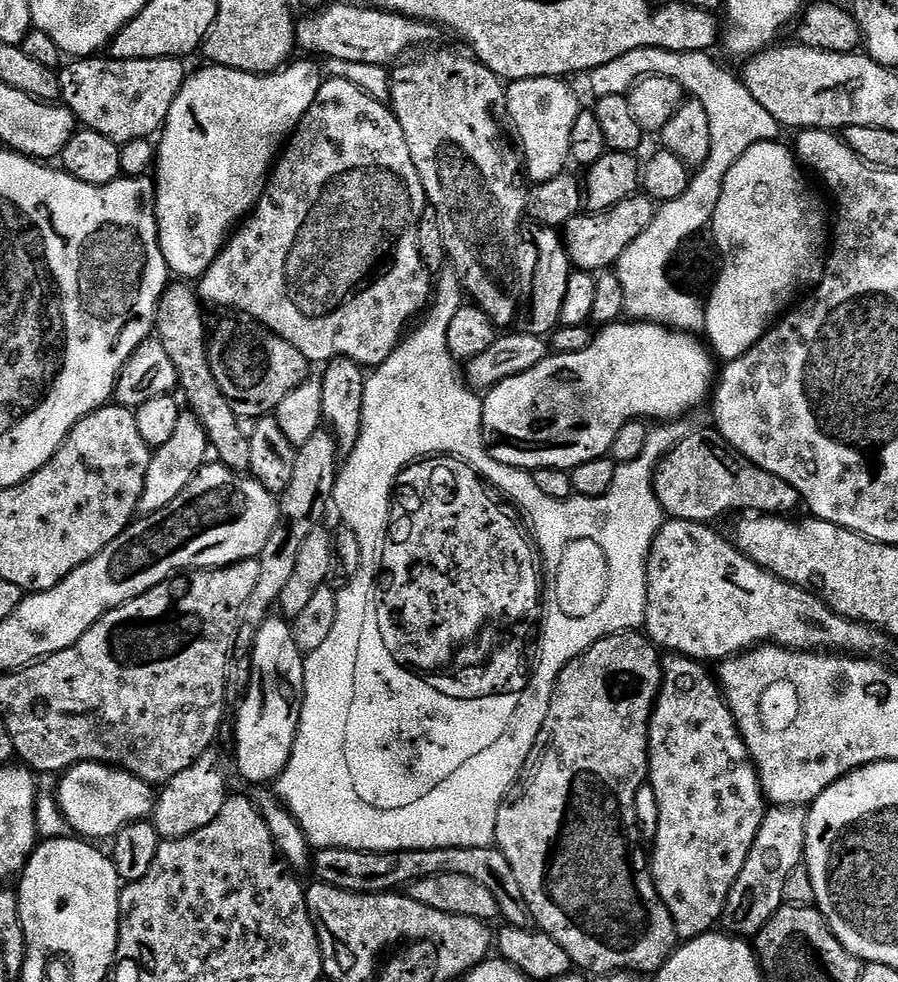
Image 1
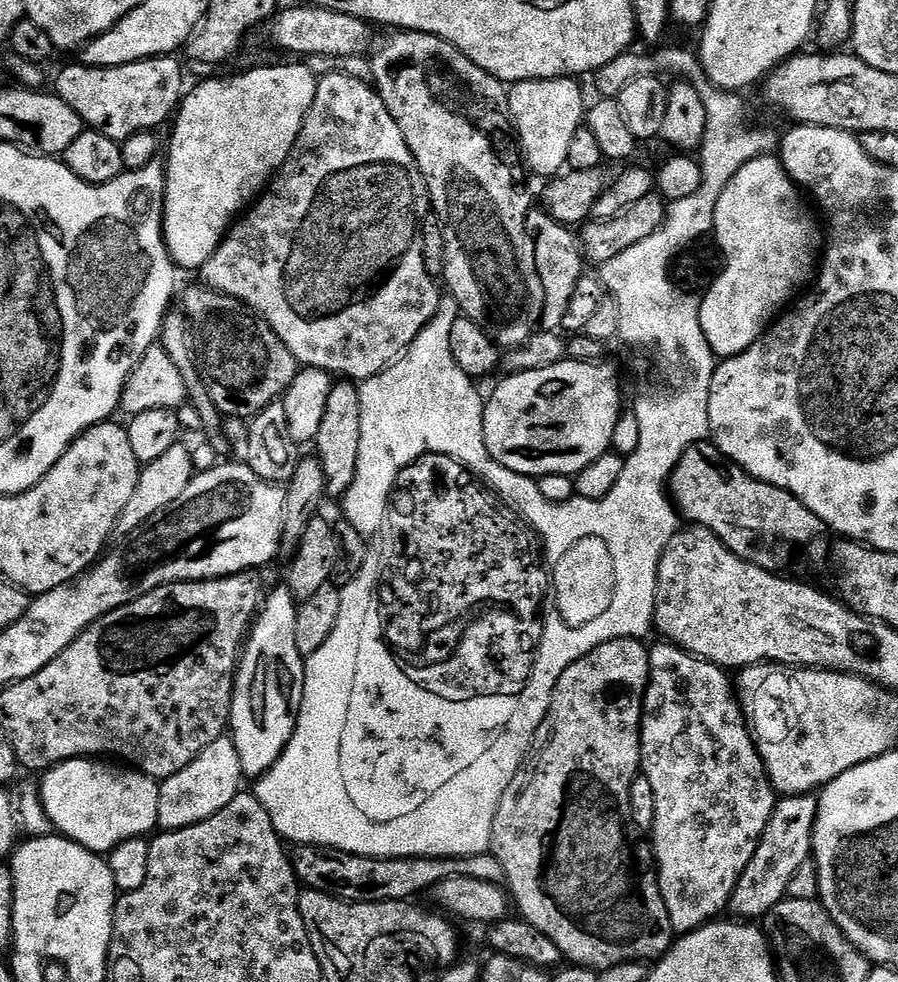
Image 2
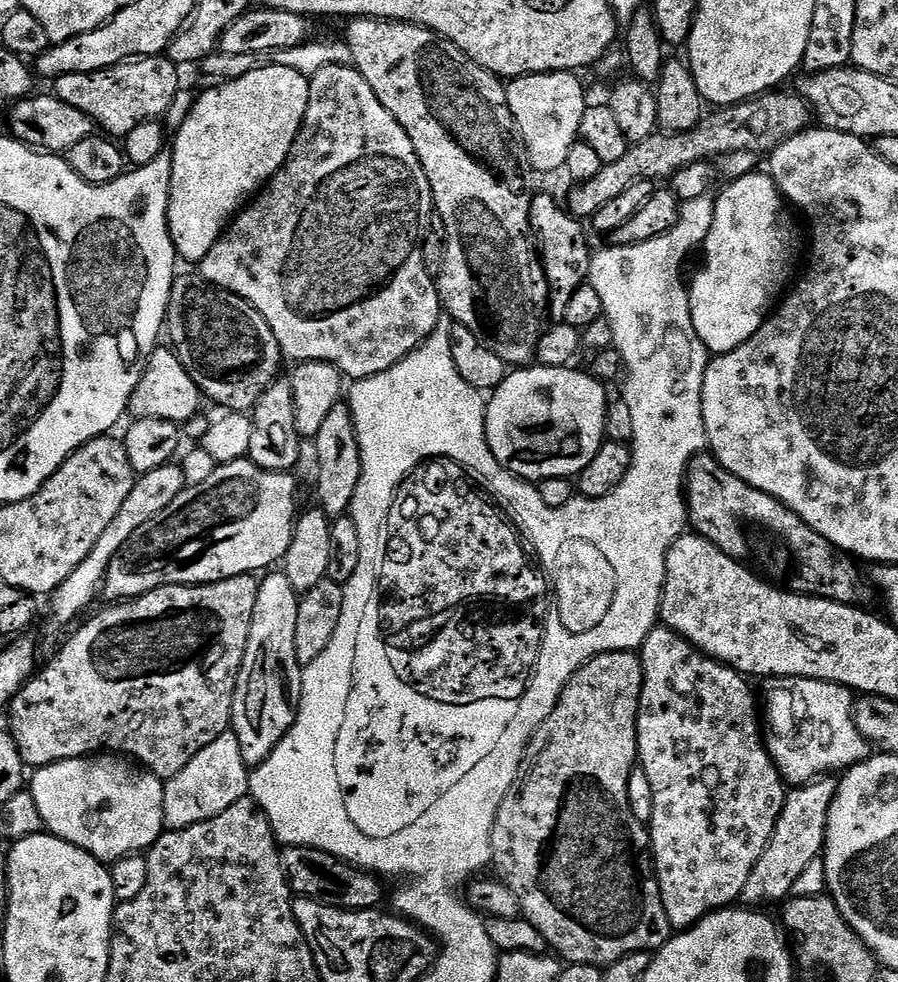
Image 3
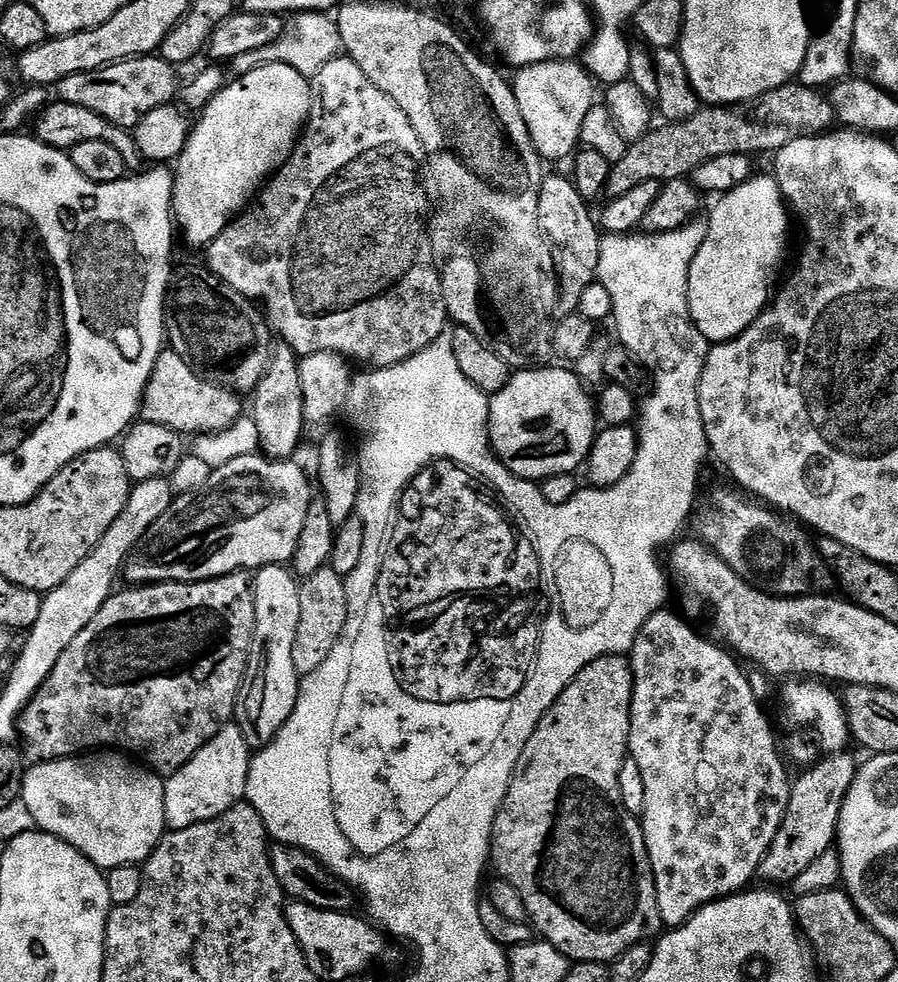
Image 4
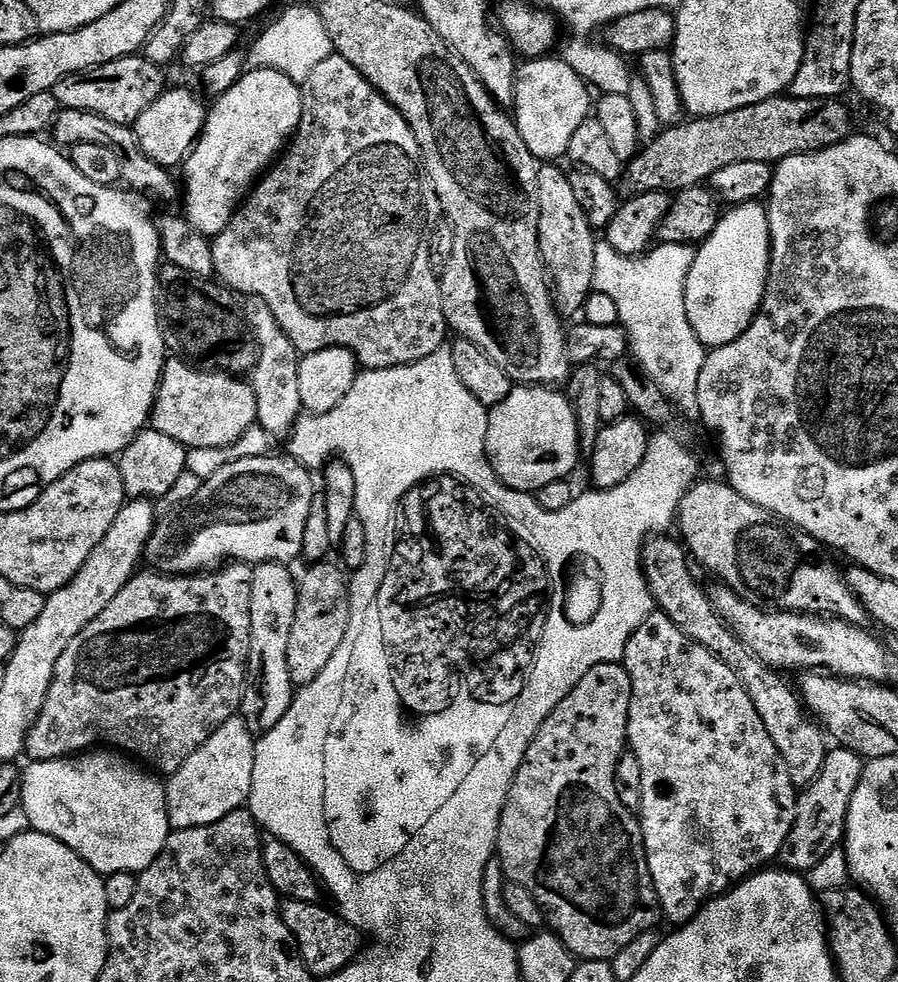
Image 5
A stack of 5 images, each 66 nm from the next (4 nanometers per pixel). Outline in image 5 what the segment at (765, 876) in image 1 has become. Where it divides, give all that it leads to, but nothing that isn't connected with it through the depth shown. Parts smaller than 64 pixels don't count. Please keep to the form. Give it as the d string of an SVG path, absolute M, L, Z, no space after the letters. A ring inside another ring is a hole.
M836 746L826 754L826 762L822 762L818 778L814 778L814 782L796 797L794 826L790 834L786 834L786 842L778 857L787 871L807 874L834 849L841 847L848 825L850 798L854 798L854 790L858 790L865 767L865 757L849 748Z

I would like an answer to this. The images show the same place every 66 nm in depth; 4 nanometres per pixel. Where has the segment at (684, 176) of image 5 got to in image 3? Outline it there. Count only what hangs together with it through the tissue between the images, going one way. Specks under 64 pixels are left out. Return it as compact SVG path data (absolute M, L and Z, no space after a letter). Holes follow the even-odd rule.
M773 90L763 96L753 96L740 104L729 104L719 110L712 110L689 132L665 132L657 130L644 140L637 140L618 158L618 162L604 164L594 178L573 183L572 193L566 199L566 207L577 218L590 218L602 206L634 182L651 180L664 182L675 172L699 160L711 161L725 156L728 152L746 150L757 154L771 153L782 142L806 131L813 123L814 113L807 100L795 91Z

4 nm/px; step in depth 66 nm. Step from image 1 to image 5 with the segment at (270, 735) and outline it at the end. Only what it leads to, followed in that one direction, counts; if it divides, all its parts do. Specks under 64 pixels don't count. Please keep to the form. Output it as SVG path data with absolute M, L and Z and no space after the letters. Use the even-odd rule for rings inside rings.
M258 564L252 568L250 582L250 646L248 647L248 677L244 679L244 697L240 703L239 715L253 734L263 734L274 730L292 704L294 685L289 678L286 650L290 642L290 626L294 626L296 613L297 577L288 573L282 564Z

